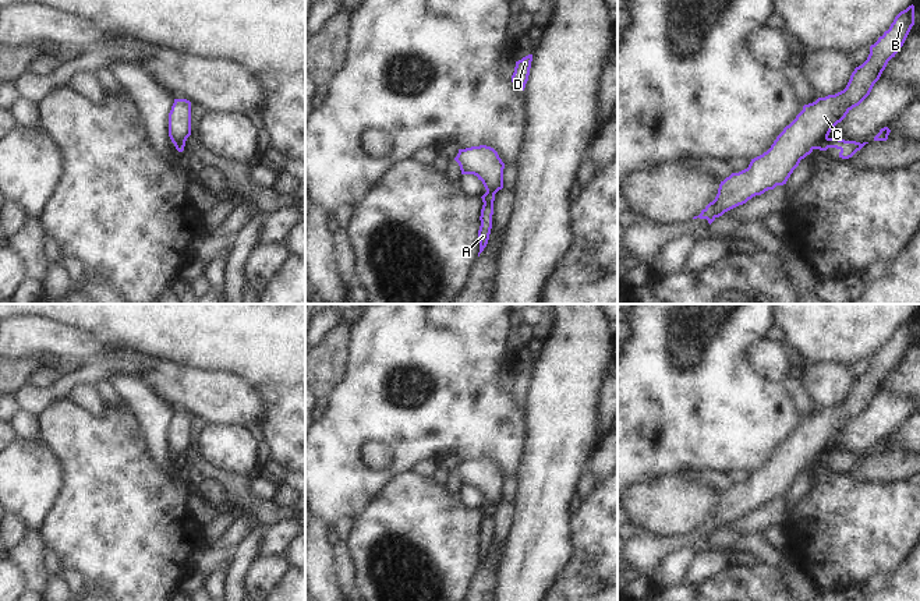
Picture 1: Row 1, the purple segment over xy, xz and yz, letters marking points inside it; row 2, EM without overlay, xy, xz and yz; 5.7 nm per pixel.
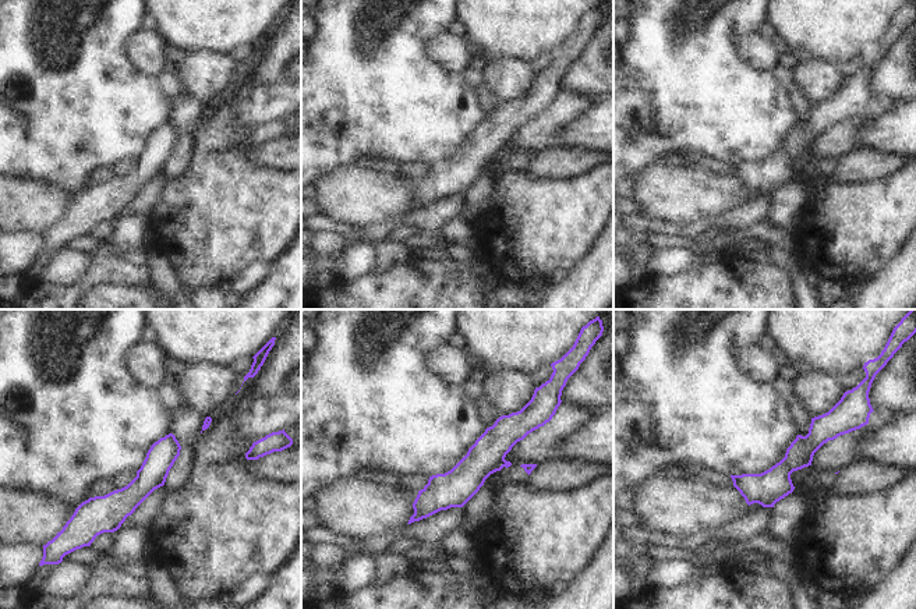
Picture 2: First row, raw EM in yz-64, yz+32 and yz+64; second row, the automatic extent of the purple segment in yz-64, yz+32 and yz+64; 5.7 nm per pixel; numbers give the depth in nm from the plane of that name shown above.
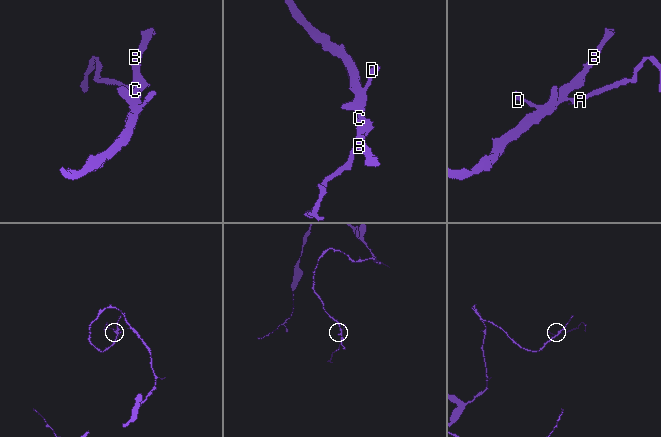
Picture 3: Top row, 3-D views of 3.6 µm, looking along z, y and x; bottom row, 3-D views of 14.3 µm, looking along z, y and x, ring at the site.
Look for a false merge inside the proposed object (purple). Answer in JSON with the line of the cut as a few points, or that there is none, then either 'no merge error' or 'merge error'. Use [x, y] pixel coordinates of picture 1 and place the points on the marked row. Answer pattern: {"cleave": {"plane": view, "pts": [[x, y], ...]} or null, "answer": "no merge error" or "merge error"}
{"cleave": {"plane": "yz", "pts": [[827, 135], [818, 142], [817, 148]]}, "answer": "merge error"}

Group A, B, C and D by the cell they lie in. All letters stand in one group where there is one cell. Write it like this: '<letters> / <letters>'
A / B C D

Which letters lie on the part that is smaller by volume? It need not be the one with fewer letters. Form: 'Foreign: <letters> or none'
Foreign: A

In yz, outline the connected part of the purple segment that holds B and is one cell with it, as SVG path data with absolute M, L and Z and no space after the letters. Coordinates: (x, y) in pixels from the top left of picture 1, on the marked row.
M912 4L900 11L889 29L870 46L867 60L854 68L843 91L804 105L767 152L751 159L747 169L732 173L721 181L715 199L693 219L707 219L711 225L716 218L753 197L786 184L800 160L818 149L818 142L870 95L888 61L903 46L913 25L914 6Z

